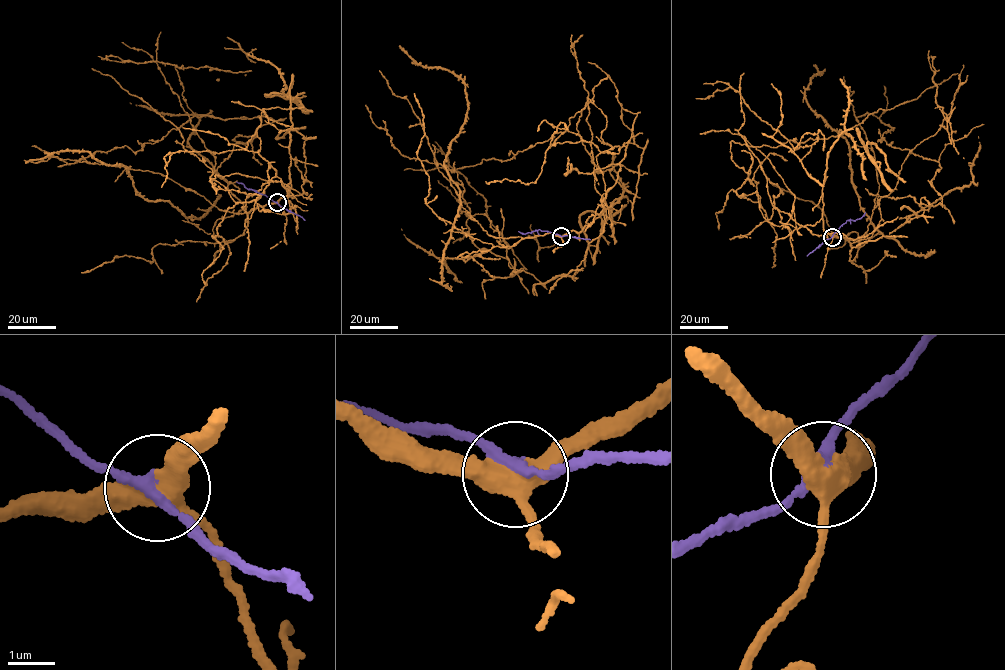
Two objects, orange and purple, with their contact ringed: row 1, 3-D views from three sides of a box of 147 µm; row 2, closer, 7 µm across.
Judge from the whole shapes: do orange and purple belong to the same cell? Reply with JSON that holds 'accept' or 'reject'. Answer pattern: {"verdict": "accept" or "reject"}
{"verdict": "reject"}

